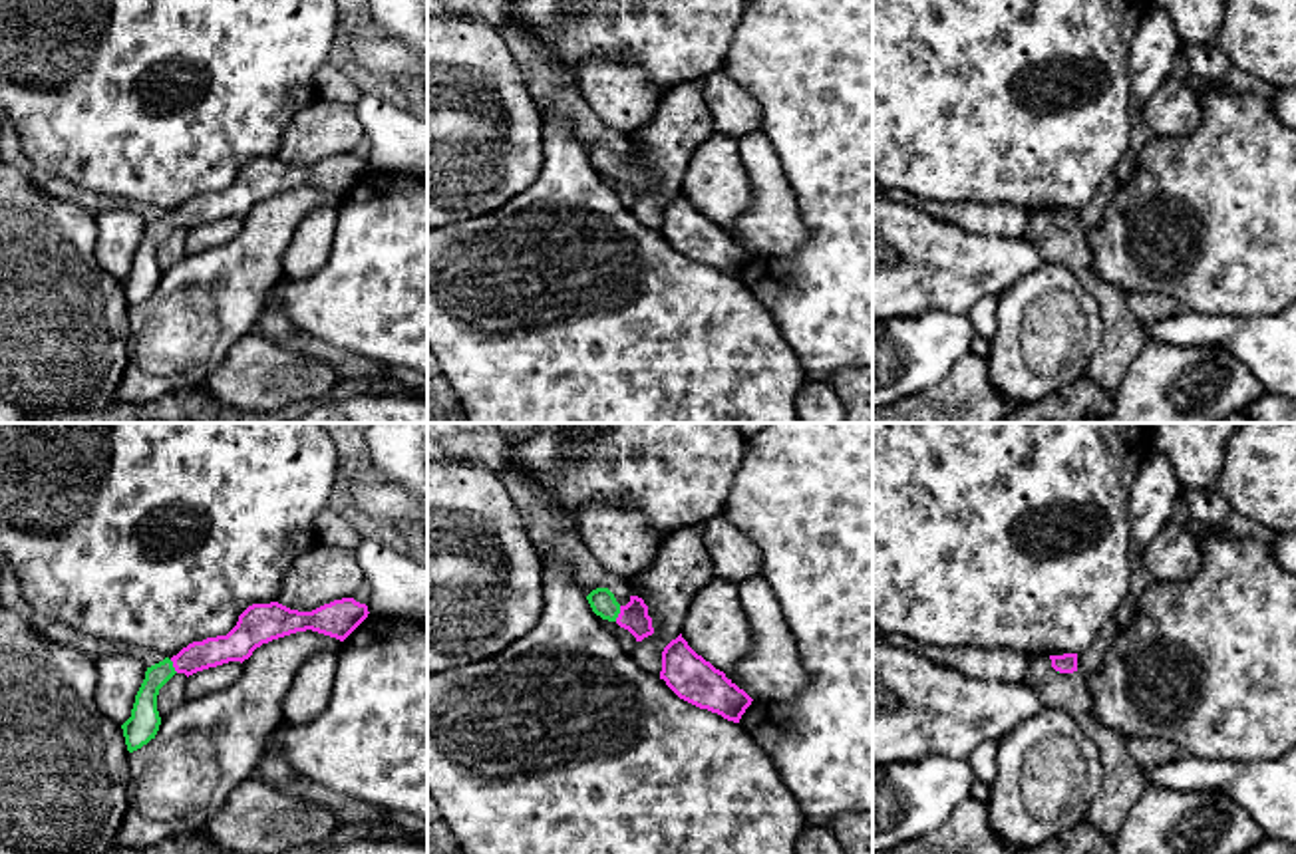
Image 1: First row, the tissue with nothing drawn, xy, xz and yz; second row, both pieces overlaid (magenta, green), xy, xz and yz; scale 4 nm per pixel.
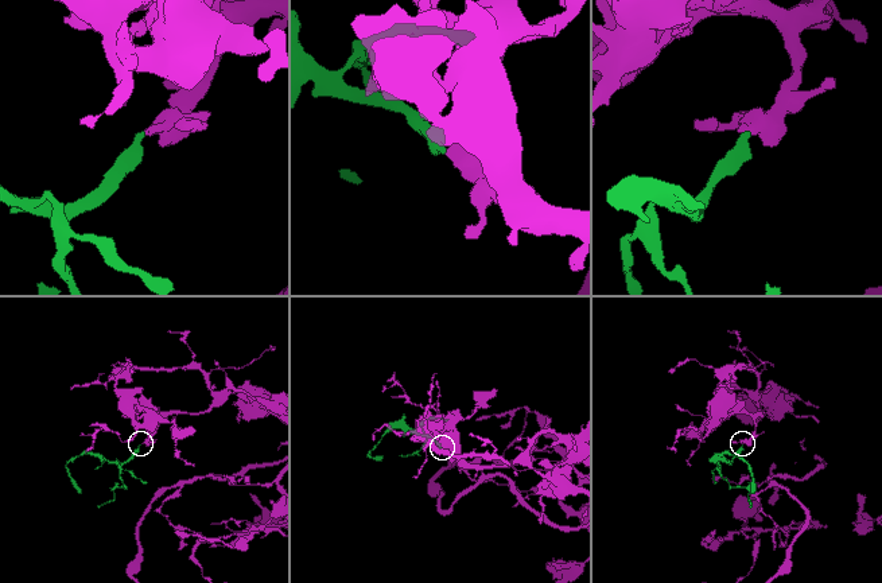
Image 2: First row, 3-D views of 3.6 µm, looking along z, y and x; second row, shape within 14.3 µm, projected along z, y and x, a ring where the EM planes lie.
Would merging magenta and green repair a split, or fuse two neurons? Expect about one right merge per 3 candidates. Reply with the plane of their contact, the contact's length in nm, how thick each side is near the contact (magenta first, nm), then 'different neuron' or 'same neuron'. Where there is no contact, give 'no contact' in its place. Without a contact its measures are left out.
xz | 70 nm | 120/110 nm | same neuron

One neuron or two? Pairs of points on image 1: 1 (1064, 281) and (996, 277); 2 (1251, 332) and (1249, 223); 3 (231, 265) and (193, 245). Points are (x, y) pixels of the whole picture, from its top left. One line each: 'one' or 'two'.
1: two
2: two
3: two

